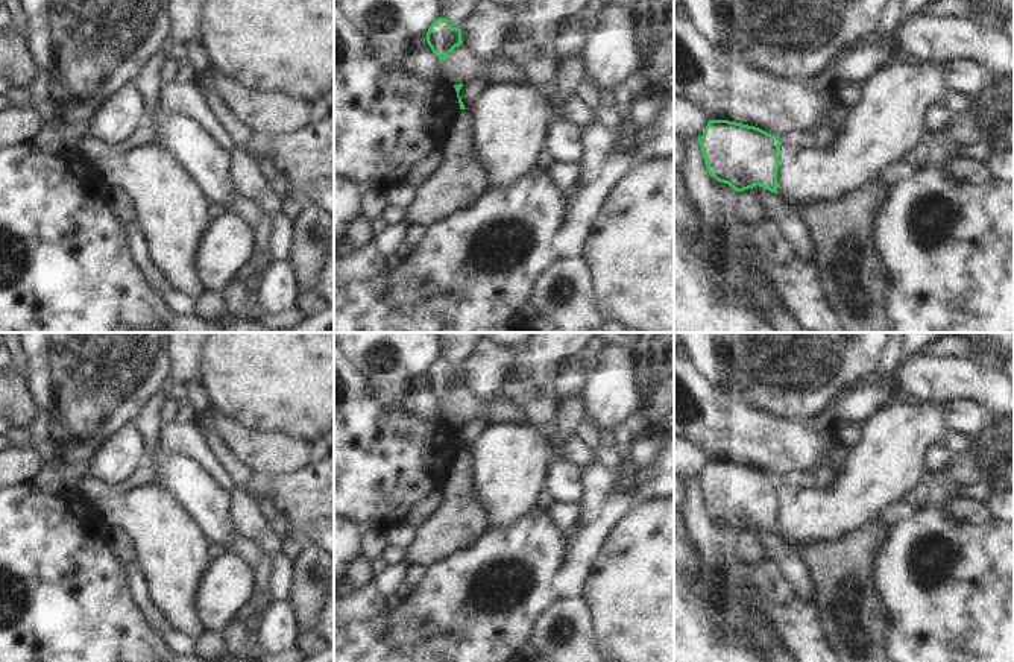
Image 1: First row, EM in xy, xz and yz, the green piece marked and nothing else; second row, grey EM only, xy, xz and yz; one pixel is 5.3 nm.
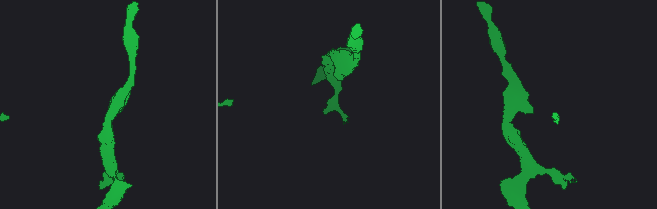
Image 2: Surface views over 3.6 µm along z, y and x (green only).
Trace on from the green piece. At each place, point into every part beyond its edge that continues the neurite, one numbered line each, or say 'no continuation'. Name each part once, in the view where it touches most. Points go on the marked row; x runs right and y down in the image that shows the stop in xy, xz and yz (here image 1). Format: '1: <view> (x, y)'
no continuation

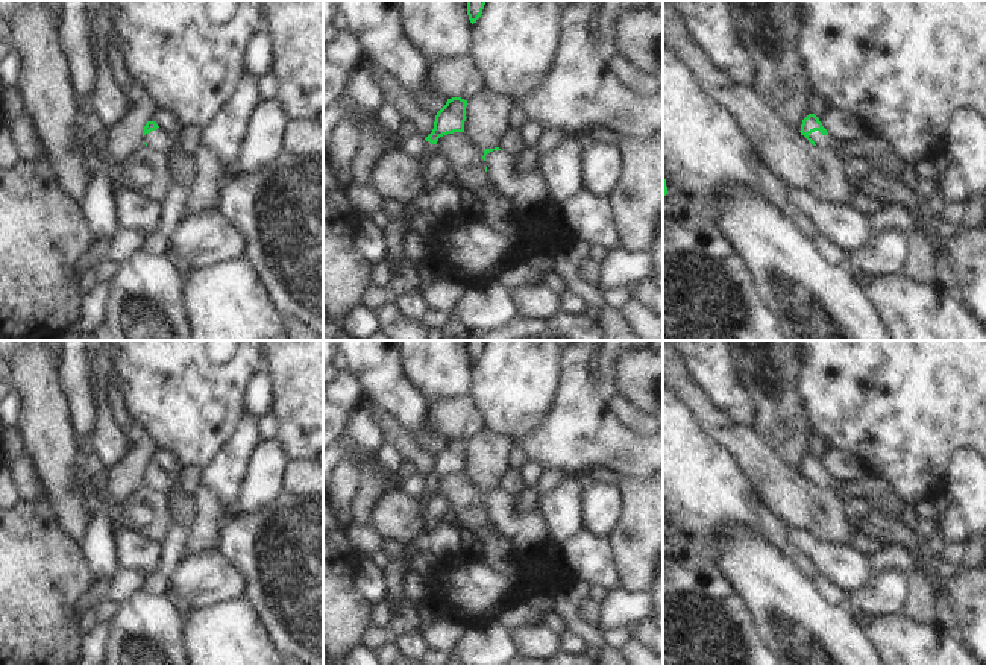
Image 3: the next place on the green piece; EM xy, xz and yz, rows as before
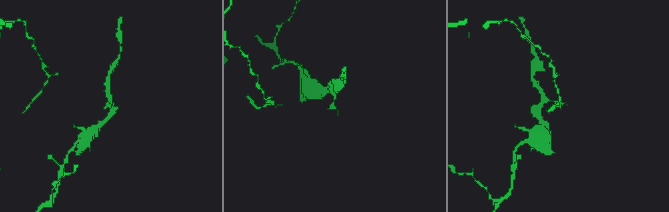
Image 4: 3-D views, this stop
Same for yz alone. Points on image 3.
1: yz (828, 143)

